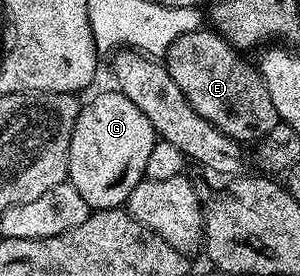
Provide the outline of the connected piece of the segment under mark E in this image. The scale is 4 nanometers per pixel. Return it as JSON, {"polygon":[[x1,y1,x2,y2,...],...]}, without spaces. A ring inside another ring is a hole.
{"polygon":[[203,28,196,32,188,32,175,40,166,49,164,65,172,76,172,80,176,80,176,88,180,88,180,92,184,92,188,104,192,104,192,108,196,108,196,112,201,118,211,122,229,138,257,140,268,132,272,132,272,128,276,128,279,121,278,113,276,108,272,108,272,96,268,96,268,88,264,84,261,74,251,63,249,66,241,57,245,58,221,34,213,29]]}

